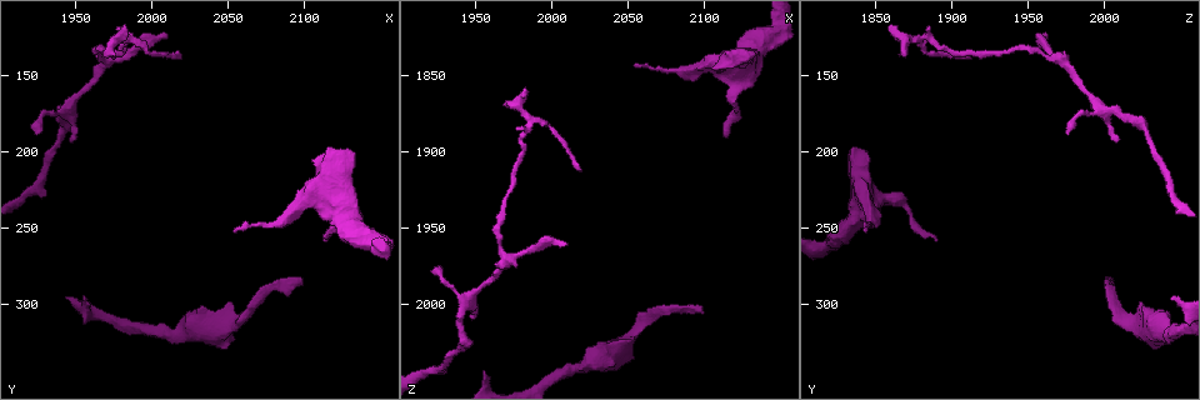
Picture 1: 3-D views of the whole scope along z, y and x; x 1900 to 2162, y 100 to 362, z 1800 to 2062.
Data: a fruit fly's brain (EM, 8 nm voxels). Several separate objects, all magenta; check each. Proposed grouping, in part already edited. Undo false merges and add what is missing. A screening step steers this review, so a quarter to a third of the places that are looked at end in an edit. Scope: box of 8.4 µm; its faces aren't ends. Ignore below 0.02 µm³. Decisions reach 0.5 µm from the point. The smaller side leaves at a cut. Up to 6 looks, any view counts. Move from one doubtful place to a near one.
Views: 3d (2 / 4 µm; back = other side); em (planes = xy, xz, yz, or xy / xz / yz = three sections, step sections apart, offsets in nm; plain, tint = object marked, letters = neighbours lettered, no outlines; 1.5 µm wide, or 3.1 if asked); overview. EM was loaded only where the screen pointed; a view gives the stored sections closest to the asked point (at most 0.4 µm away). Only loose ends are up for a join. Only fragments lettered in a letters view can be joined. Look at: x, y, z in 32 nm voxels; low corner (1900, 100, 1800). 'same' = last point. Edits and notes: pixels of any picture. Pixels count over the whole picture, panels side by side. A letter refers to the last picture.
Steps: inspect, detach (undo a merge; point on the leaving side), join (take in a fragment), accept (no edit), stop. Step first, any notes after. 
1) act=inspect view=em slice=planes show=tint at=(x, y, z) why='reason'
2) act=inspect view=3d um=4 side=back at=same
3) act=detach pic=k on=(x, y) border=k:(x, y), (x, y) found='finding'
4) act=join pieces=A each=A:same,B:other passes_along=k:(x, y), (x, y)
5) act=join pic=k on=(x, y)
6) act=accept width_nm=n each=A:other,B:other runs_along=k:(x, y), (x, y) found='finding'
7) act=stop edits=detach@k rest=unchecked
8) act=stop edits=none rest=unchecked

act=inspect view=3d um=4 at=(1970, 136, 1968) why='branch point'

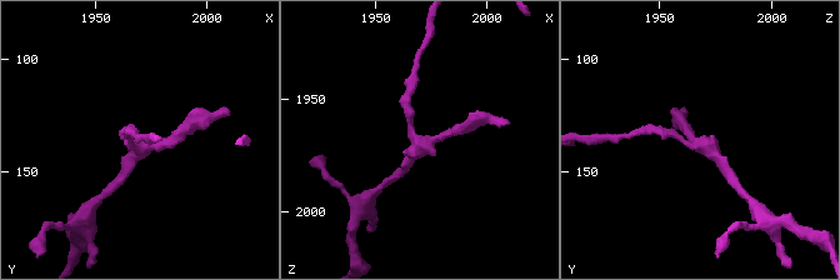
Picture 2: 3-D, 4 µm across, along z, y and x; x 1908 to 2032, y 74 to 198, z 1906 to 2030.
act=inspect view=em slice=planes show=letters at=(1969, 138, 1970) arms=3 why='now the EM'

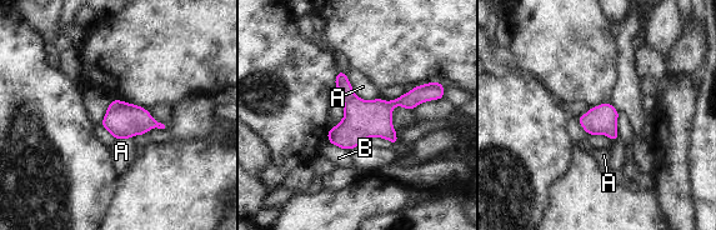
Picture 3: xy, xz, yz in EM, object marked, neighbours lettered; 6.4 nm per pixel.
act=accept longest_contact=A:260nm each=A:other,B:other found='continuous, no second cell'

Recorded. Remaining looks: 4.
act=inspect view=3d um=2 side=back at=(2020, 136, 1912) why='branch stops here'

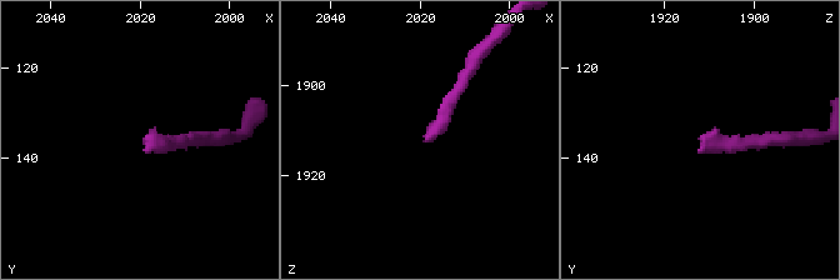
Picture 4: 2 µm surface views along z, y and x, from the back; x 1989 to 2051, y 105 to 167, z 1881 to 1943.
act=inspect view=em slice=planes show=letters at=(2020, 135, 1912) why='shape alone is not enough'

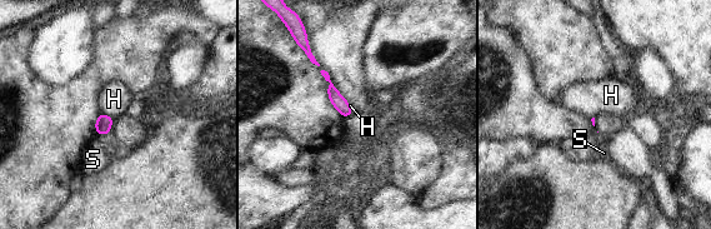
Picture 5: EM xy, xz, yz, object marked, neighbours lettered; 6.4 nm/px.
act=accept longest_contact=H:100nm each=H:other,S:other border=5:(100, 113), (105, 113), (113, 119) found='none of them fits'

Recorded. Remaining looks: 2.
act=stop edits=none rest=unchecked

